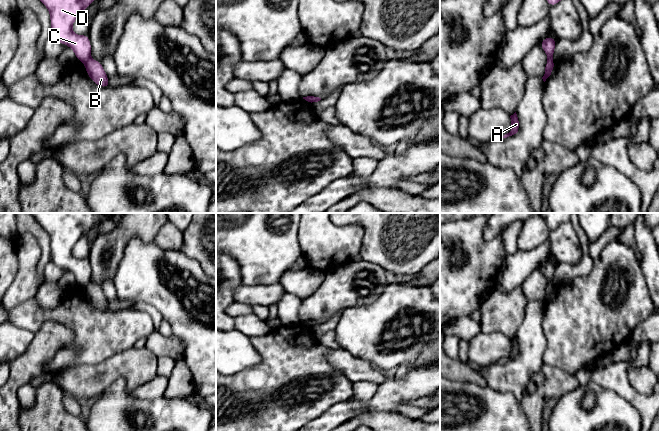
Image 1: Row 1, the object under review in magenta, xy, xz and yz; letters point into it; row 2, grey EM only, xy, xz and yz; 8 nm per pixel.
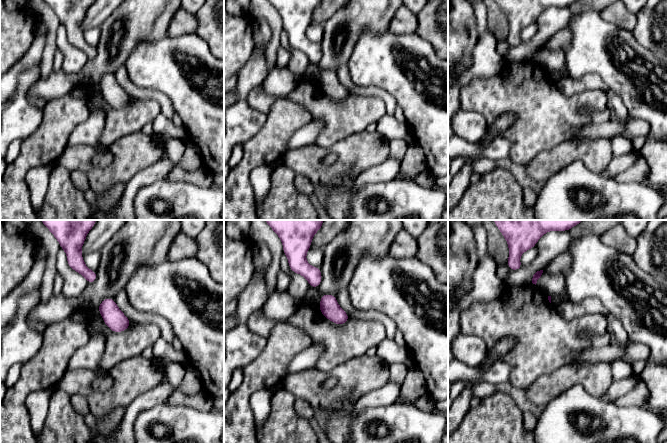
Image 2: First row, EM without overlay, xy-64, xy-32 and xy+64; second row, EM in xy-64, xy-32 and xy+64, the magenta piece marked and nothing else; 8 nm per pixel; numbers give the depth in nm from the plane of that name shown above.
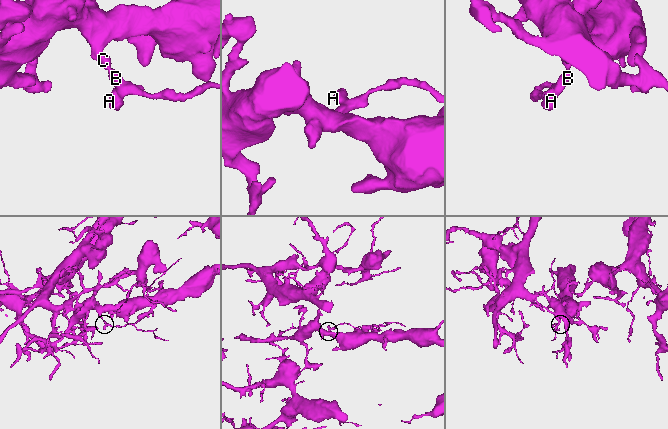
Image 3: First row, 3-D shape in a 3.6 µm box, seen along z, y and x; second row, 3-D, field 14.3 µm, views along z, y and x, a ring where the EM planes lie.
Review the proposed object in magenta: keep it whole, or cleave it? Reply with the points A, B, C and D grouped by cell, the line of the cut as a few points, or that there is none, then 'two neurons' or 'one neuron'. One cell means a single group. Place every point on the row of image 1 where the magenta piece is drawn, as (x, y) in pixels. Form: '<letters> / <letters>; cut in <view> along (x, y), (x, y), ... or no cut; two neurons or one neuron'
A B / C D; cut in xy along (89, 58), (84, 63); two neurons

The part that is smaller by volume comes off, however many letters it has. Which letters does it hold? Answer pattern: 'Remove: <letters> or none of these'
Remove: A, B

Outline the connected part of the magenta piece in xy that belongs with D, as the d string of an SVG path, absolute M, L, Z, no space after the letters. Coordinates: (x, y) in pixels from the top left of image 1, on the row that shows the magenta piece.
M40 0L50 13L51 37L70 47L76 59L85 63L91 56L88 35L77 35L72 31L73 22L83 14L94 0Z

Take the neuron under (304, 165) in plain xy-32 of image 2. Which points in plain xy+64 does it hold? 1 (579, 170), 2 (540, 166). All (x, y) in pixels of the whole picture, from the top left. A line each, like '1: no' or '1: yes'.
1: no
2: yes

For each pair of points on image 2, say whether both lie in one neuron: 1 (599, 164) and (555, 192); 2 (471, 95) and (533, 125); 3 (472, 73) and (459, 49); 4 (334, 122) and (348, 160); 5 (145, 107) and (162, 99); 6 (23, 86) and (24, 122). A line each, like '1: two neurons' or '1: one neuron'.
1: two neurons
2: one neuron
3: two neurons
4: two neurons
5: two neurons
6: one neuron

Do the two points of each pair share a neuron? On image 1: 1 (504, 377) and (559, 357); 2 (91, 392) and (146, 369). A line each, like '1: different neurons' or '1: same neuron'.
1: different neurons
2: same neuron

